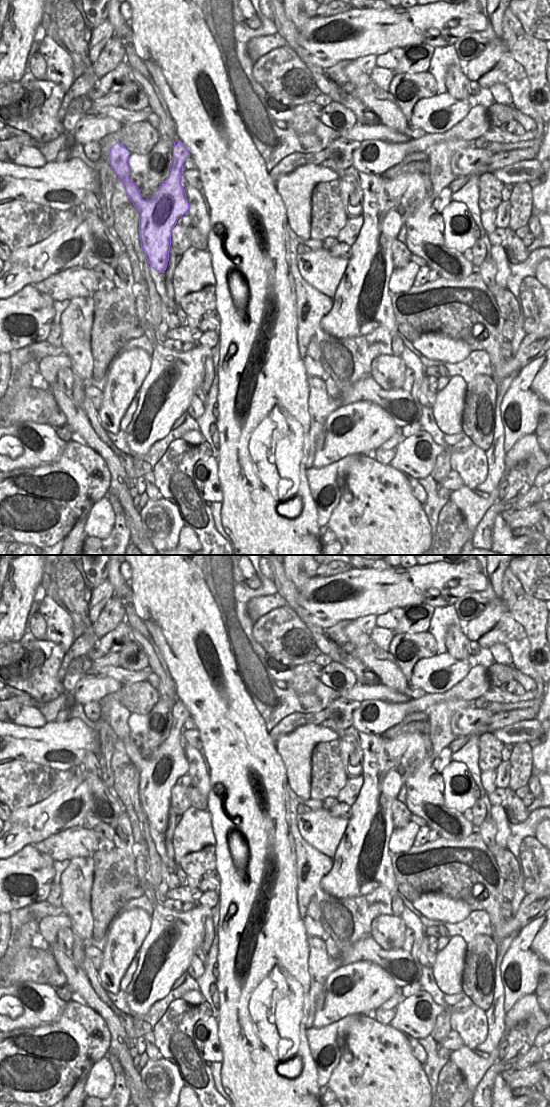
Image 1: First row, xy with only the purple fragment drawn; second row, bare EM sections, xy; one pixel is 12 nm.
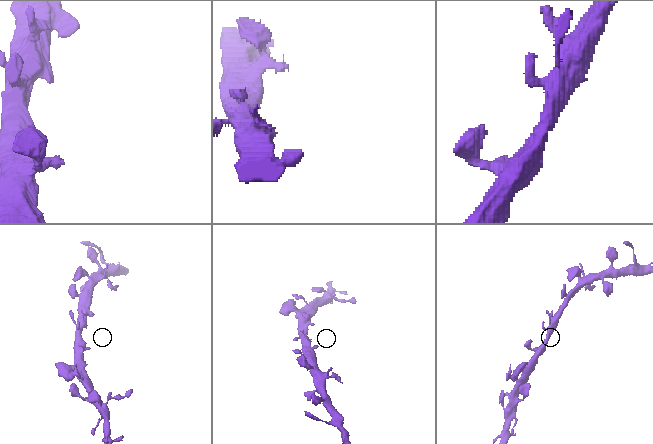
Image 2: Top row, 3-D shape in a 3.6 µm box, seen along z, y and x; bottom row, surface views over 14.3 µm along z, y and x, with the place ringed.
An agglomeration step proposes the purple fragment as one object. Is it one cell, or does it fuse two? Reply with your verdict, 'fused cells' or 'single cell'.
single cell

